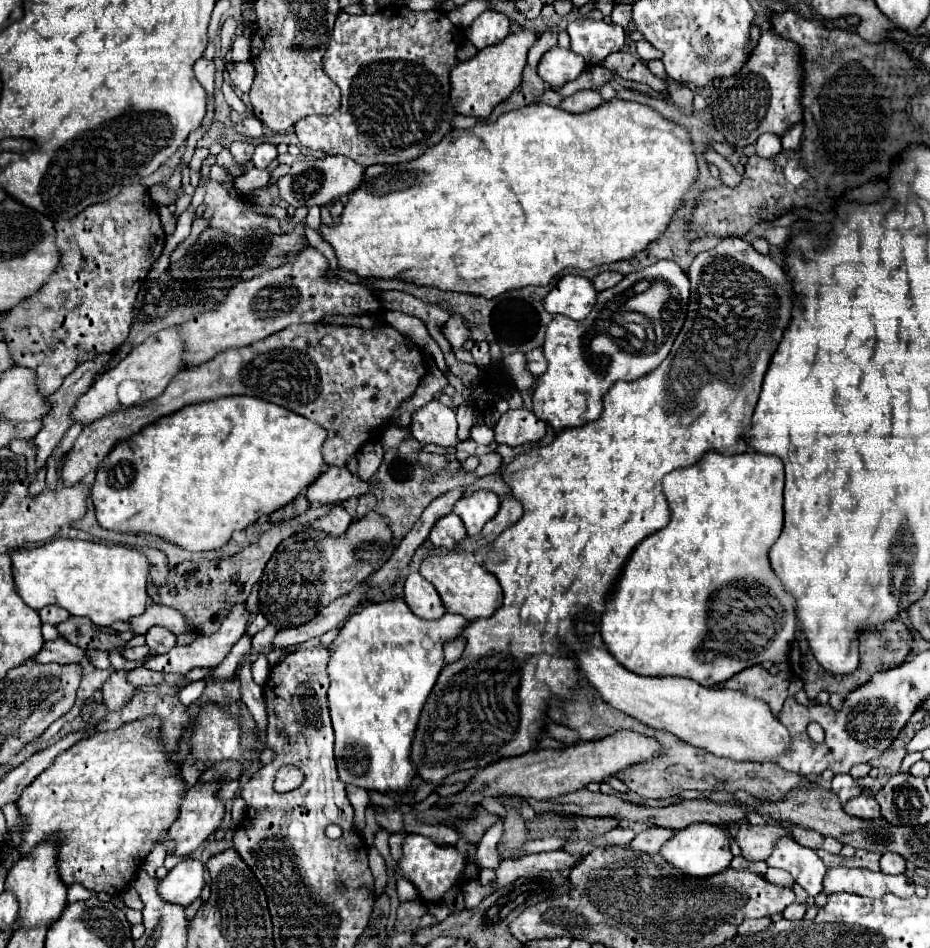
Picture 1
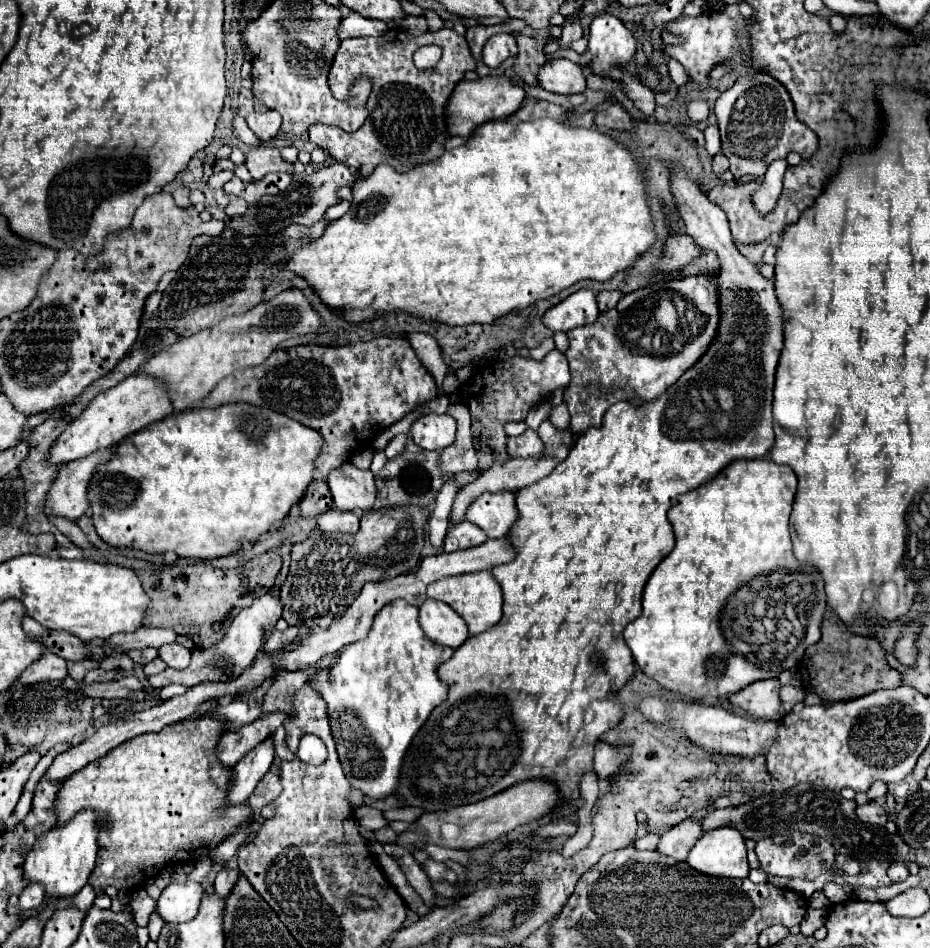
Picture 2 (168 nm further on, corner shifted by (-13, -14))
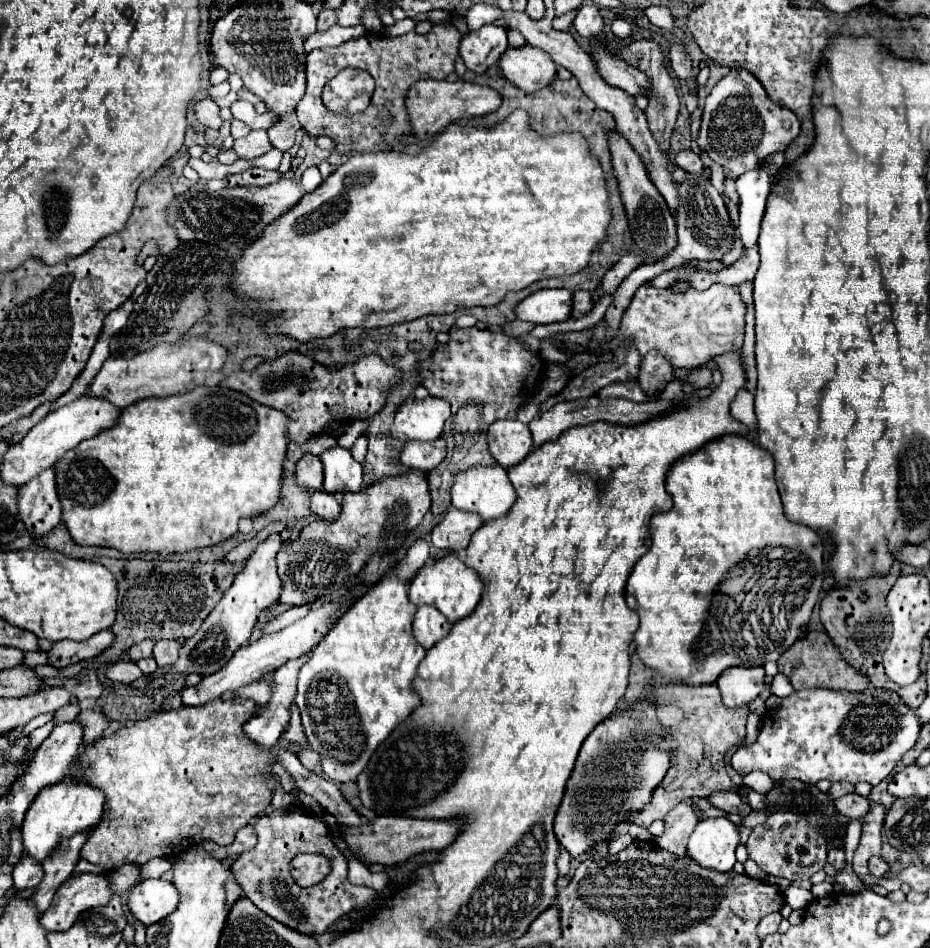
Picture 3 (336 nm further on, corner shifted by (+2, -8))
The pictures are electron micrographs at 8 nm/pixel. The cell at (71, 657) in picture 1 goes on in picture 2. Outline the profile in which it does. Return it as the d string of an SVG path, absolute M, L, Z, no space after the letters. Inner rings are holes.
M44 648L40 660L36 660L36 664L28 666L22 672L18 682L22 682L22 684L36 684L40 680L64 680L66 676L68 676L66 660L56 656L48 648Z

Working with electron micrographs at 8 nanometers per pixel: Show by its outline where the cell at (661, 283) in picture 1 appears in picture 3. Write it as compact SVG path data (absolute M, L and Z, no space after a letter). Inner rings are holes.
M649 282L641 284L625 308L617 334L611 340L605 340L607 324L601 320L591 328L591 340L587 352L591 354L613 354L625 342L631 342L639 356L657 352L673 368L699 368L713 360L719 354L741 350L745 334L745 304L739 296L737 286L713 284L709 290L659 290Z

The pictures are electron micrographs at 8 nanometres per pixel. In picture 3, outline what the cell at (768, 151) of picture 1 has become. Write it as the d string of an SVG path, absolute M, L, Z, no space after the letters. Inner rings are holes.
M763 168L749 170L735 178L735 192L739 194L739 232L745 248L757 244L761 218L771 192L771 178Z

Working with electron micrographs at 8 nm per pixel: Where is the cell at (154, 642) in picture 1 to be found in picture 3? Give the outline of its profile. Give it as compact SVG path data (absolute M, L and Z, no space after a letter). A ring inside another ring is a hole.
M159 640L153 648L153 658L157 660L157 666L169 666L177 660L181 642L179 640Z

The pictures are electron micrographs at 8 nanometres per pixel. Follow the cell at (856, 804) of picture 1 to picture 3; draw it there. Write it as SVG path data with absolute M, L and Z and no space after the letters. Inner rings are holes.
M855 792L835 800L835 806L847 818L863 818L869 812L869 800L859 796L859 794L855 794Z

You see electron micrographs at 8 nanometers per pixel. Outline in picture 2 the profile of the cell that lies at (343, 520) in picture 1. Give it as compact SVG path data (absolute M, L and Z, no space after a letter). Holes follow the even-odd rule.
M330 508L328 512L318 516L318 528L324 534L334 534L334 532L348 532L356 534L358 532L360 518L354 512L340 512L336 508Z

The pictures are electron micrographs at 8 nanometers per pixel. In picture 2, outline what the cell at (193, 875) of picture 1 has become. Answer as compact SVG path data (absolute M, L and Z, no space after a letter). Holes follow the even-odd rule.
M170 882L156 902L164 922L188 922L198 914L204 888L198 882Z

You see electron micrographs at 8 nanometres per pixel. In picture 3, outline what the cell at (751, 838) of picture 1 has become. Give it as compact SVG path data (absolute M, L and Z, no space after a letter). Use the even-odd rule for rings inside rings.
M781 810L772 814L764 824L753 828L747 840L747 854L749 858L771 876L795 880L809 880L813 872L823 870L827 862L827 842L819 830L815 830L806 818L791 810Z

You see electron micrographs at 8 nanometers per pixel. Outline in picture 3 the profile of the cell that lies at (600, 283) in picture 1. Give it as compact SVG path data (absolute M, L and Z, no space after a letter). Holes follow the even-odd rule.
M587 290L573 292L573 312L571 312L573 318L585 316L591 308L593 308L593 296L591 296L591 292L587 292Z

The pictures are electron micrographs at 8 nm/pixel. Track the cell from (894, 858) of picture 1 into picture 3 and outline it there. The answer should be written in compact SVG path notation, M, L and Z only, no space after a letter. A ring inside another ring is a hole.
M873 856L873 858L869 860L869 870L871 870L873 876L881 878L881 876L885 876L885 872L889 870L889 864L887 864L887 860L883 860L881 856Z

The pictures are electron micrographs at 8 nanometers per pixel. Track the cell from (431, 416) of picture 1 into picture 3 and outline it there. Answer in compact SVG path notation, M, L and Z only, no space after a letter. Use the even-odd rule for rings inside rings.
M427 396L423 400L405 400L395 414L391 436L401 442L435 440L449 418L449 404L443 398Z

